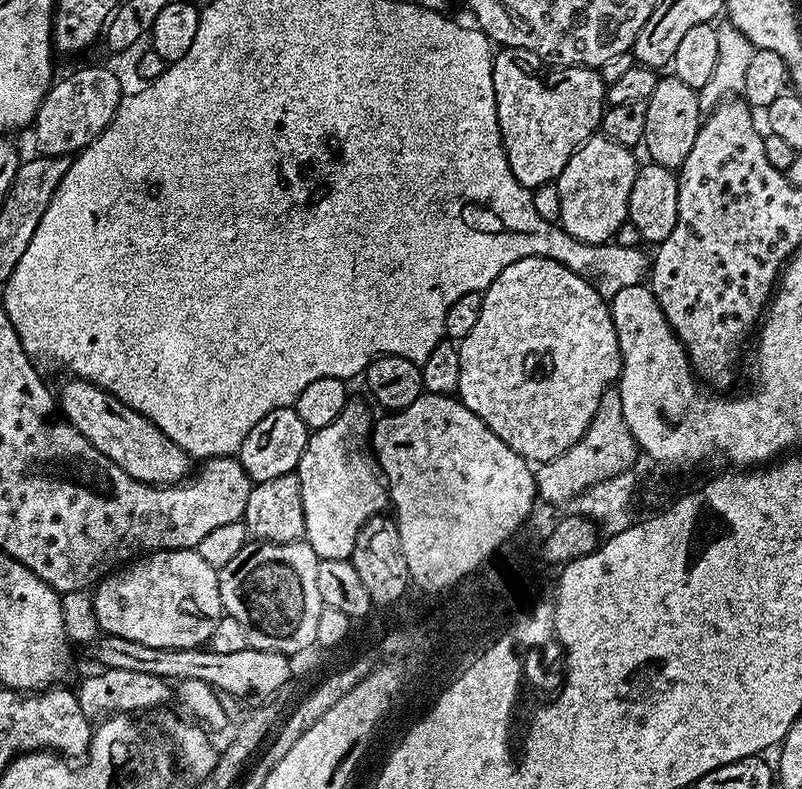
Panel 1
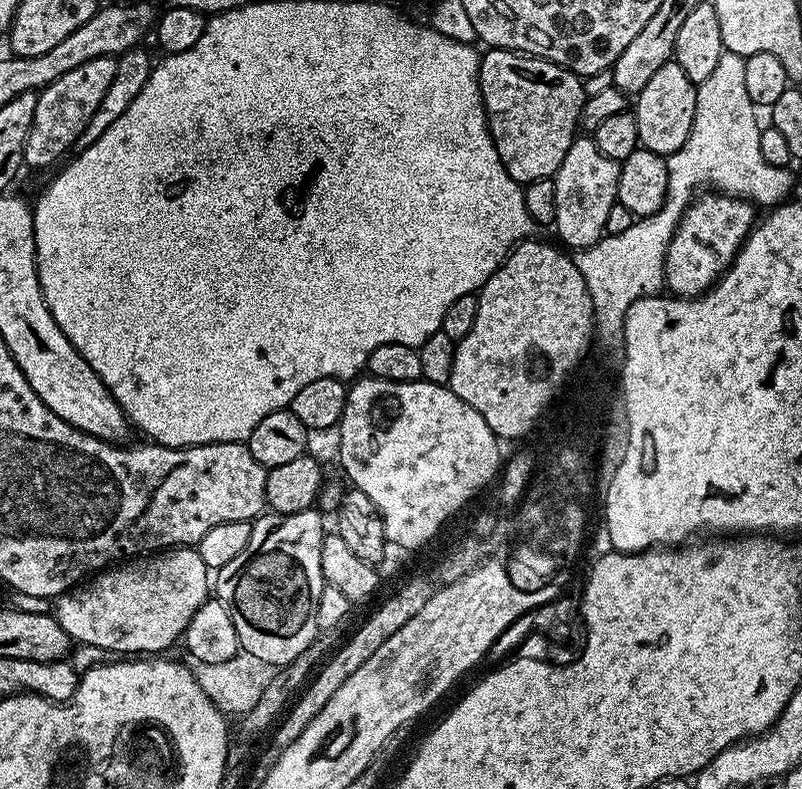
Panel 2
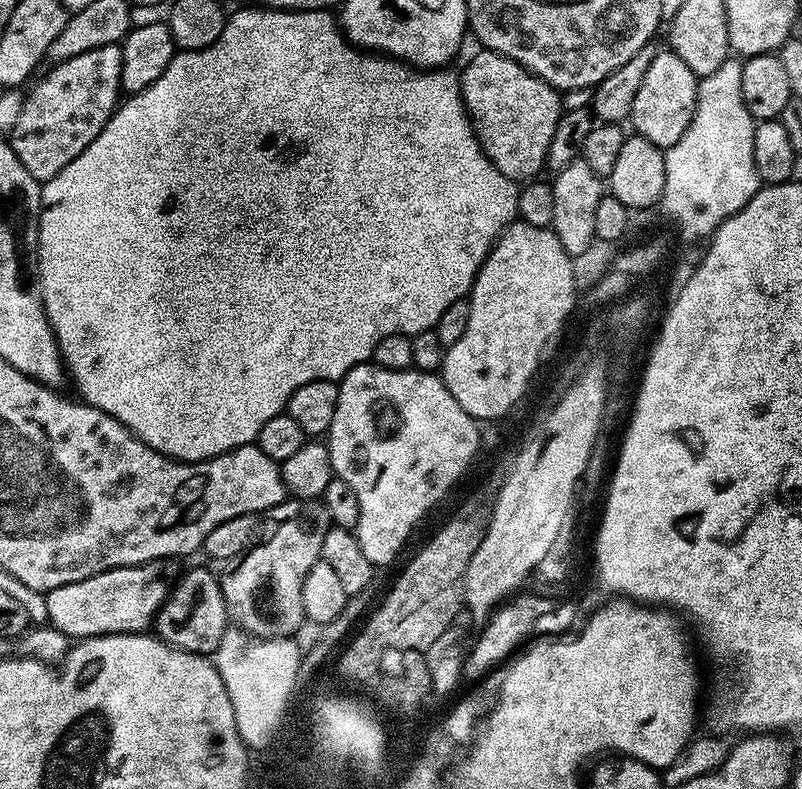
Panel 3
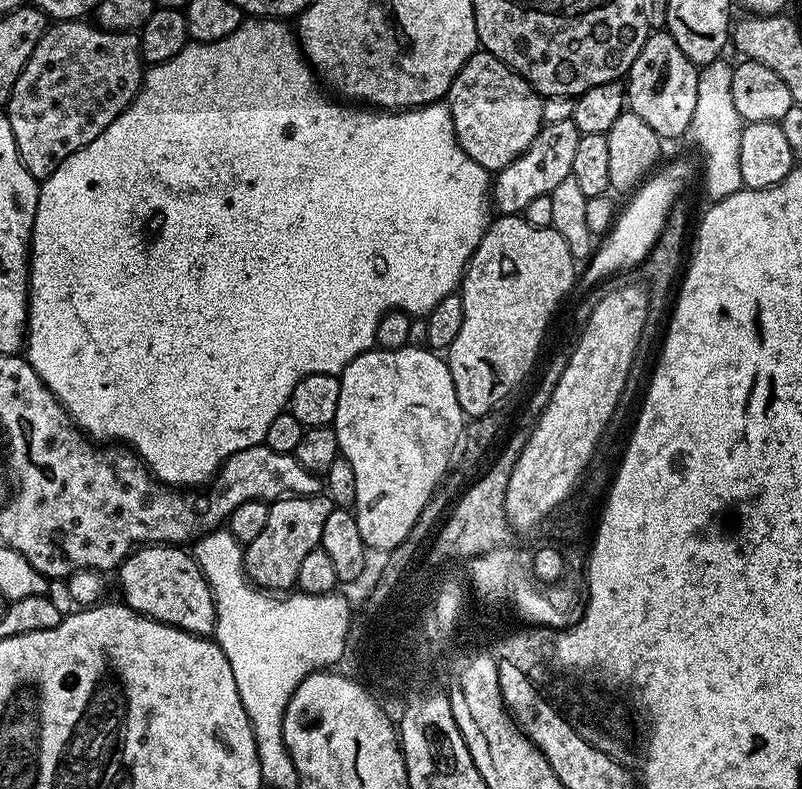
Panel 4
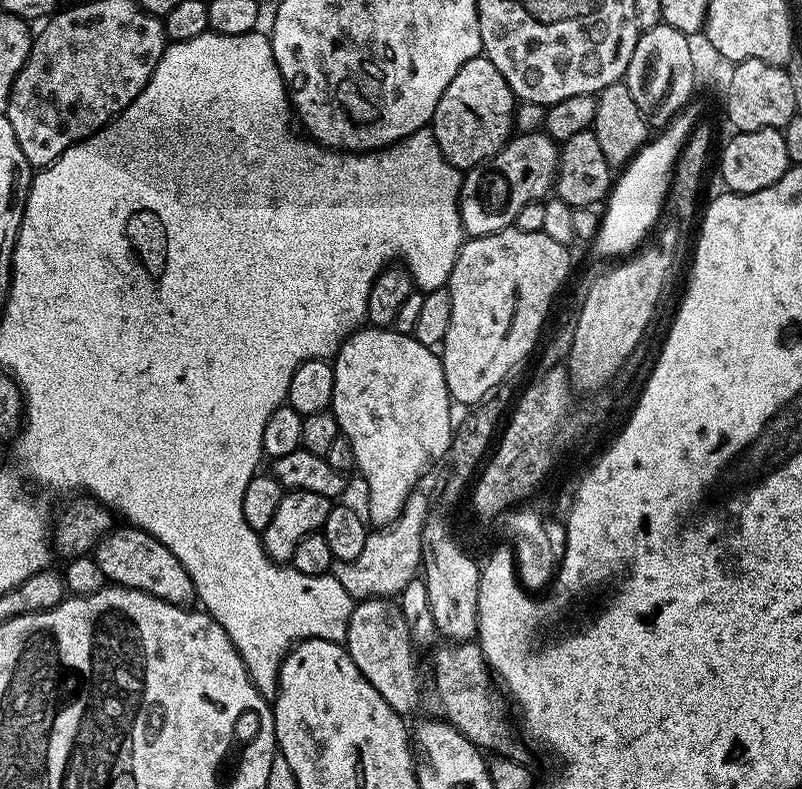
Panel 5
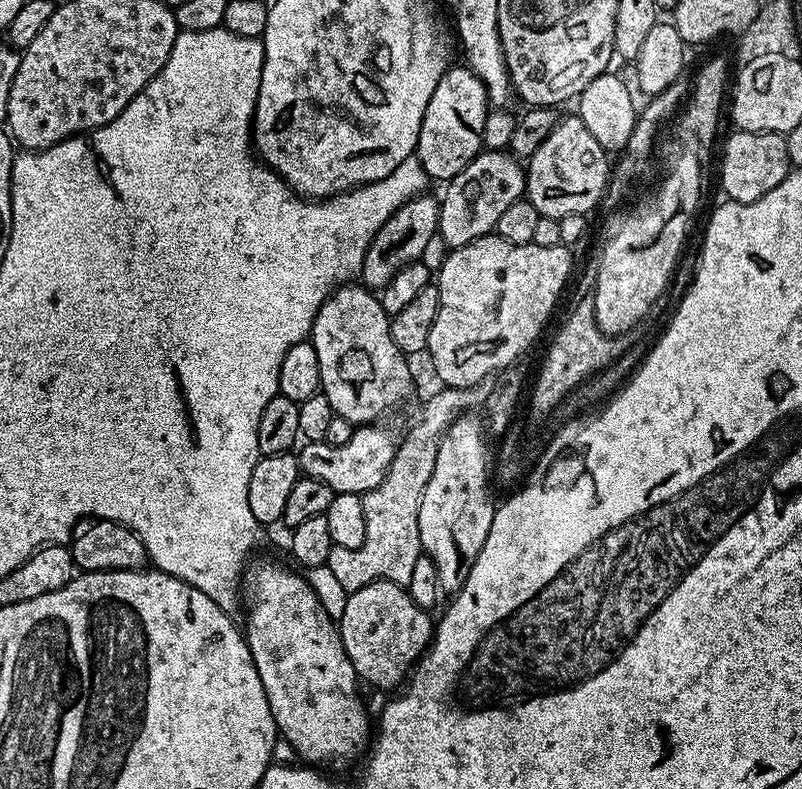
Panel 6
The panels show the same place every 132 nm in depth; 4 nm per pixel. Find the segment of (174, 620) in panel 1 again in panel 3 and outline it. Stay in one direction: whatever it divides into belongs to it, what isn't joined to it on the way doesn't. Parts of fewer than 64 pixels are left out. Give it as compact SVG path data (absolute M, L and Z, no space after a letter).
M132 564L129 568L111 568L82 582L70 582L47 592L47 623L70 638L109 636L110 634L147 633L156 615L170 595L170 584L160 573L161 565Z

